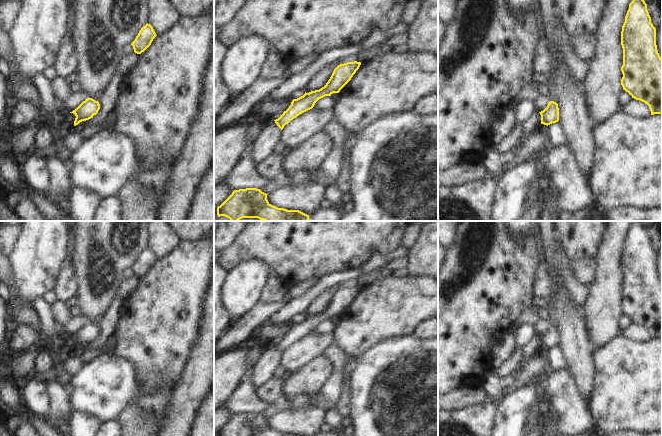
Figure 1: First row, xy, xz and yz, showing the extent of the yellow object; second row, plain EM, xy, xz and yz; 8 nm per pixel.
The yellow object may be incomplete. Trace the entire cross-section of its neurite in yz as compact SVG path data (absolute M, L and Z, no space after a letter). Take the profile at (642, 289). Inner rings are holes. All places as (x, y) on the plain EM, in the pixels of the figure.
M634 221L629 228L621 269L623 314L646 327L651 339L662 338L662 282L657 275L656 252L641 221Z

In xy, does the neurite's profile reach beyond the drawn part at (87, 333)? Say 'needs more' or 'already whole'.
already whole

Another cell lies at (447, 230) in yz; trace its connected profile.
M438 221L438 242L447 250L454 242L457 222Z

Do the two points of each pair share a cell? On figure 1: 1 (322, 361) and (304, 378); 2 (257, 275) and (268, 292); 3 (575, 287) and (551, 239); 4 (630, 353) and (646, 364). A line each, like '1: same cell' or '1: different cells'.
1: same cell
2: different cells
3: same cell
4: same cell

